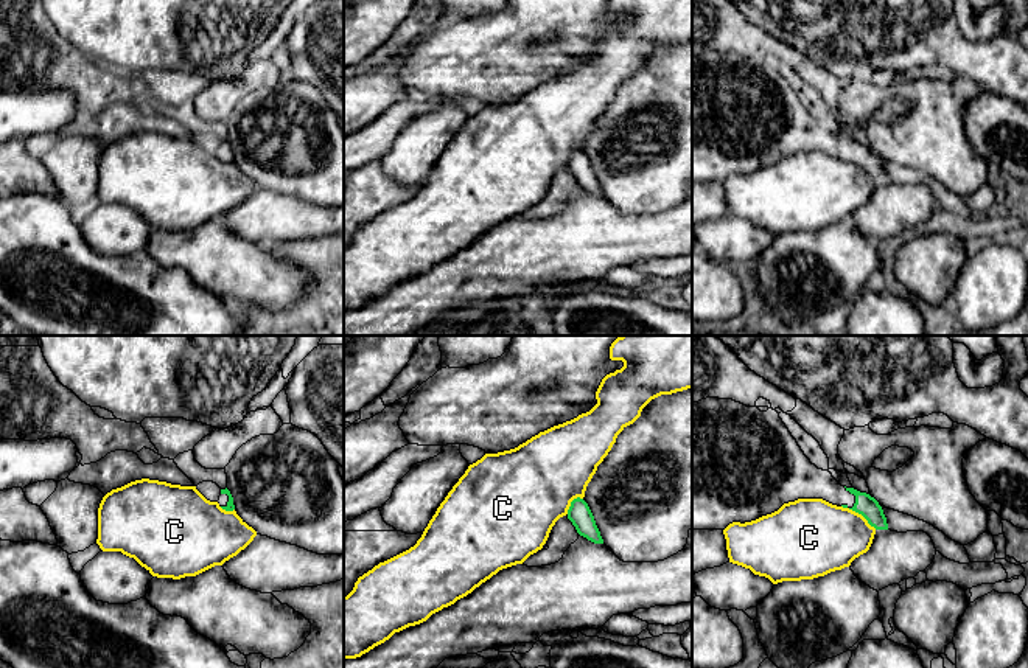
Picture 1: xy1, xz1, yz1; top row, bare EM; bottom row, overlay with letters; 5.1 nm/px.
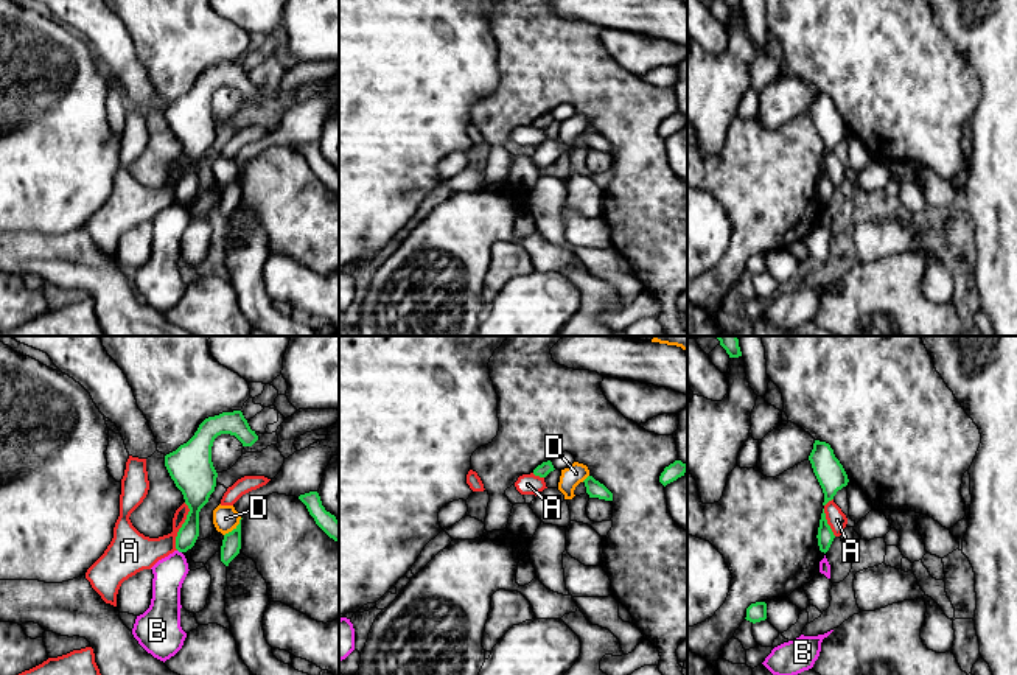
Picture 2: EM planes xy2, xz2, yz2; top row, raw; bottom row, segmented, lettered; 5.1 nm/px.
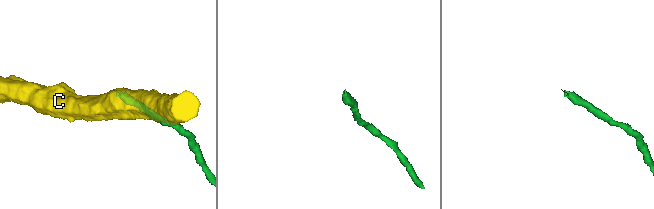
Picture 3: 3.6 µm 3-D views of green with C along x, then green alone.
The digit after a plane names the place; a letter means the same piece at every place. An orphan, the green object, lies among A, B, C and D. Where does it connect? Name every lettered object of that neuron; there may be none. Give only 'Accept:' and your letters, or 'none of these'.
Accept: none of these

